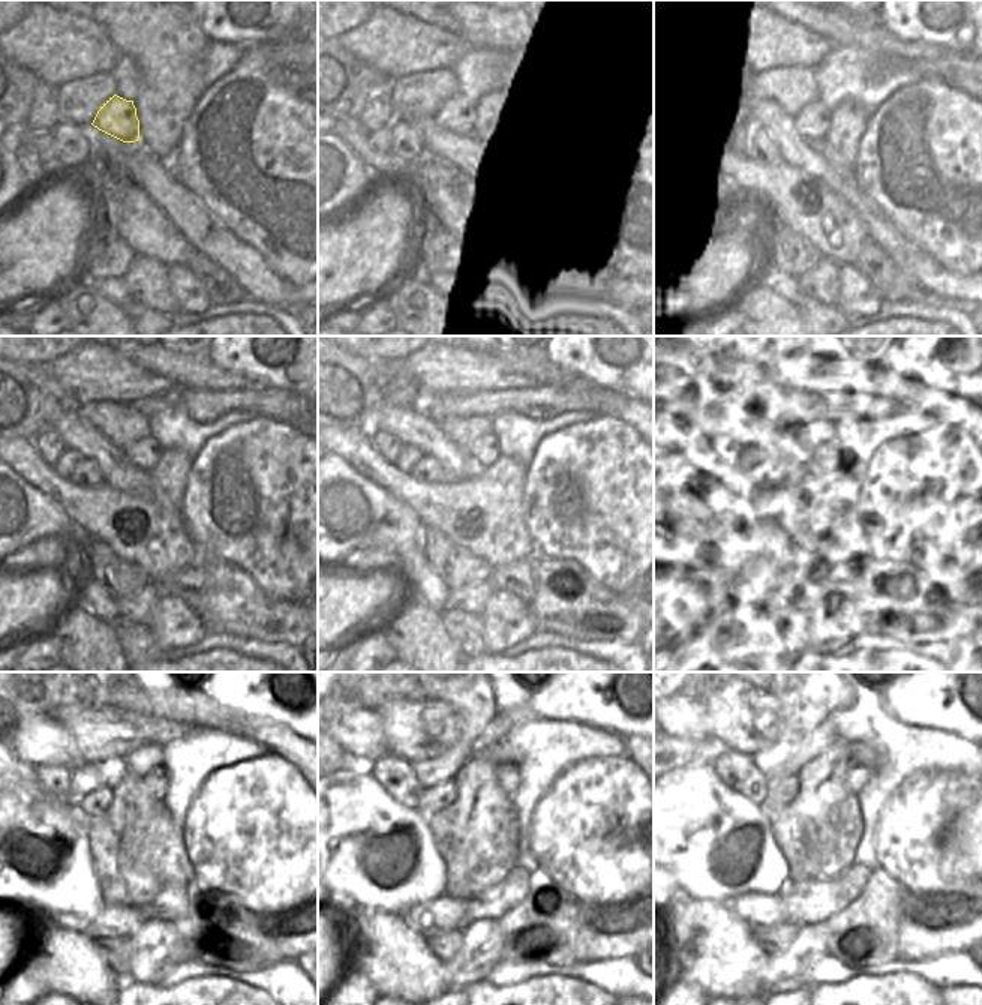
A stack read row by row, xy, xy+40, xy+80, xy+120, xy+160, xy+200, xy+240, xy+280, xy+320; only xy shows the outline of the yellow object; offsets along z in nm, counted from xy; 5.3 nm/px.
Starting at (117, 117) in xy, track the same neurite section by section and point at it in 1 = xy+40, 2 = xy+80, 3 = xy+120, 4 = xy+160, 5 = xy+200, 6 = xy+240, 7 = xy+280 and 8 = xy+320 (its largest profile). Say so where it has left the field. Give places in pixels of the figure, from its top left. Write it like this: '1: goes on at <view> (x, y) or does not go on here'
1: goes on at xy+40 (464, 117)
2: goes on at xy+80 (813, 120)
3: goes on at xy+120 (144, 453)
4: goes on at xy+160 (483, 452)
5: goes on at xy+200 (823, 458)
6: goes on at xy+240 (155, 783)
7: goes on at xy+280 (507, 776)
8: goes on at xy+320 (862, 758)

